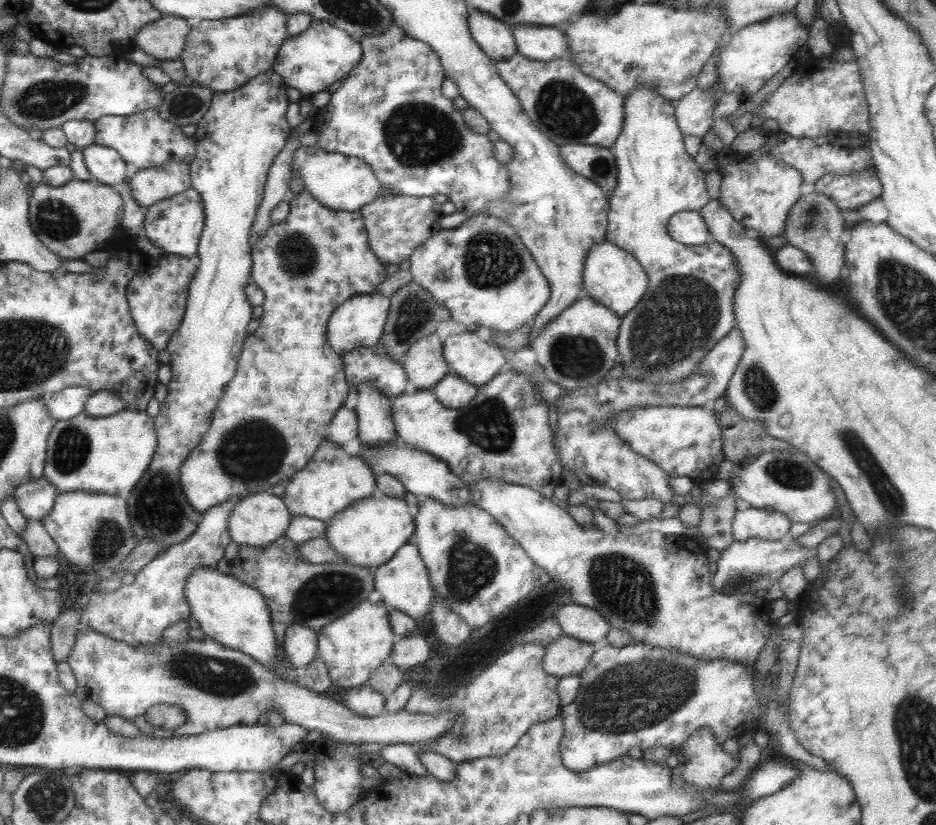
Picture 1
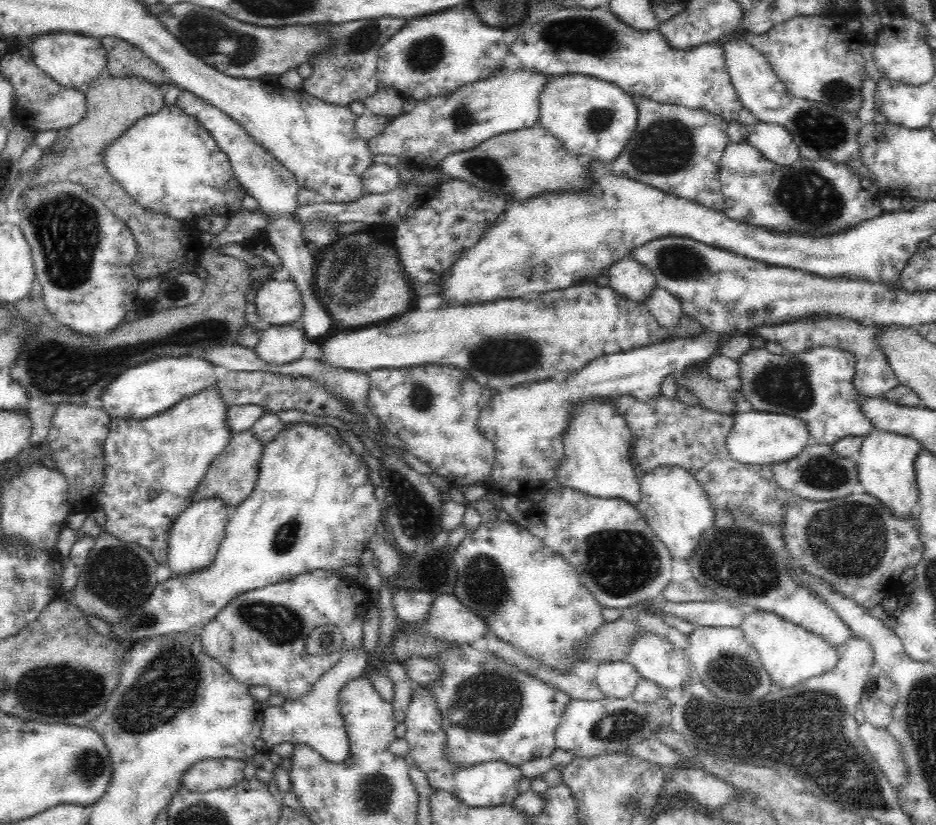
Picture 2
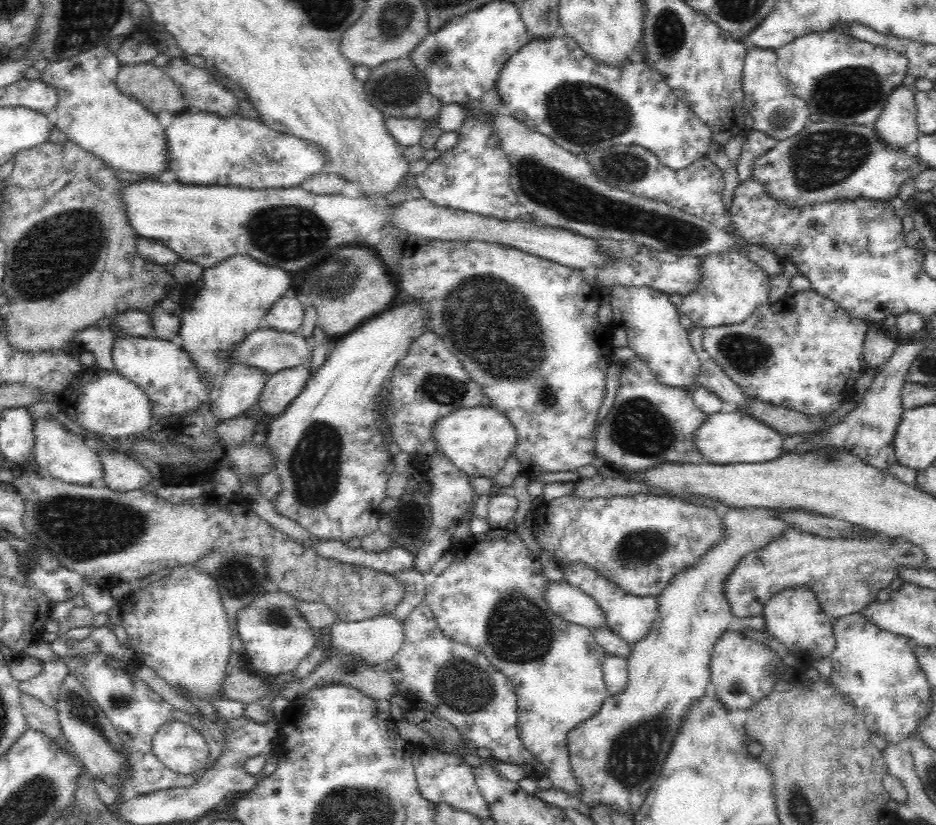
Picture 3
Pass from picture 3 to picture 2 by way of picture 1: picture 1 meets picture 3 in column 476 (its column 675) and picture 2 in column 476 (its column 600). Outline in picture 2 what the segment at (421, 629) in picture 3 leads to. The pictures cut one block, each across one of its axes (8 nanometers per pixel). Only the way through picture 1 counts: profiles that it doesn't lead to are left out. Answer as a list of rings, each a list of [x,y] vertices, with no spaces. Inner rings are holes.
[[[466,643],[465,645],[455,644],[450,649],[442,651],[439,656],[436,655],[433,660],[436,665],[439,665],[440,670],[444,671],[440,682],[432,682],[425,686],[426,691],[432,695],[432,699],[436,699],[436,705],[438,705],[438,711],[442,714],[441,725],[442,729],[445,731],[447,737],[447,750],[444,752],[446,759],[450,763],[462,766],[477,766],[483,762],[505,762],[512,766],[520,766],[531,760],[536,760],[538,758],[548,758],[550,754],[554,753],[557,750],[555,744],[555,733],[556,728],[560,724],[561,718],[564,715],[564,710],[566,706],[570,704],[570,699],[566,693],[554,686],[550,686],[548,683],[534,678],[534,676],[528,676],[528,673],[524,673],[522,670],[512,666],[507,662],[504,662],[501,658],[498,658],[495,654],[492,654],[490,651],[484,652],[484,650],[476,650],[472,643]]]

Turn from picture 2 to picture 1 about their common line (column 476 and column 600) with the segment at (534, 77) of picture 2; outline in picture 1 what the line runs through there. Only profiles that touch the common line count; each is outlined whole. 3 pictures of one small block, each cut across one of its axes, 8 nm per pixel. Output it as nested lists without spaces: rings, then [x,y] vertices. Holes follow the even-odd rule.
[[[519,52],[509,60],[496,60],[499,75],[521,102],[530,120],[555,143],[611,148],[624,122],[625,97],[598,79],[584,74],[568,58],[548,62],[530,60]]]

